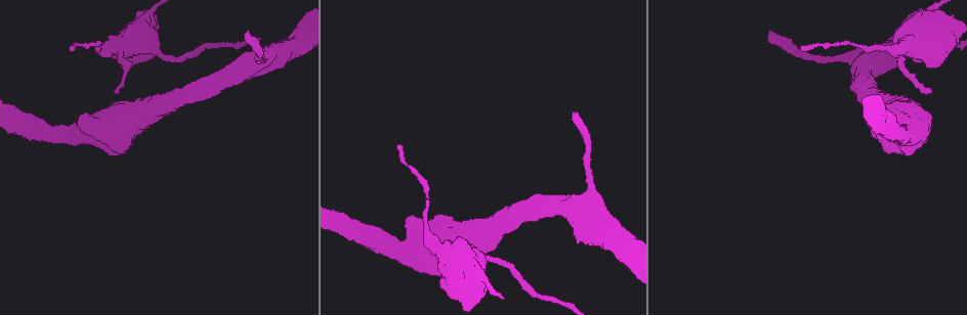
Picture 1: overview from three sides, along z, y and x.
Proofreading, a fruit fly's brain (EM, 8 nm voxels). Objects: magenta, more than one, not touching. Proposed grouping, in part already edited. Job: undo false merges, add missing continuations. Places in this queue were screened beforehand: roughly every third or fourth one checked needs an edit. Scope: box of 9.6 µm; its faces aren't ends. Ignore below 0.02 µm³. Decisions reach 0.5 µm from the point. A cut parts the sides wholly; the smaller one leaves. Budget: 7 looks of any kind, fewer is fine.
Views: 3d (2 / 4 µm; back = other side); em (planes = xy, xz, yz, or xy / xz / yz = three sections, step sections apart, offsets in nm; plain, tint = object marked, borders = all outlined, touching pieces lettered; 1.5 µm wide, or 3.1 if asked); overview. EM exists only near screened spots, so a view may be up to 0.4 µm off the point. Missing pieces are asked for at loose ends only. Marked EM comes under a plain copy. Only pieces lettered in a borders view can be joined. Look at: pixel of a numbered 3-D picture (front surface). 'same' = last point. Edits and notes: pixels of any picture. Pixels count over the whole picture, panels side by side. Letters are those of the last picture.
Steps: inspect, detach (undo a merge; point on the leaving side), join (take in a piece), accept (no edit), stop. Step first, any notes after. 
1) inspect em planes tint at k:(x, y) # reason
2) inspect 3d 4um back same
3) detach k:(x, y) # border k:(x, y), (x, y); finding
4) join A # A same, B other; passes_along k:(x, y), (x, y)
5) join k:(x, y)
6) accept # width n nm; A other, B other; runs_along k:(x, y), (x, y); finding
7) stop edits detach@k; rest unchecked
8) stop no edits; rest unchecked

inspect 3d 4um at 1:(150, 13) # calibre changes

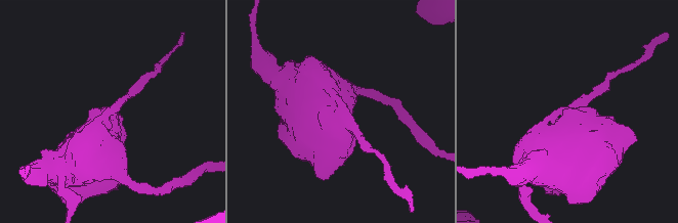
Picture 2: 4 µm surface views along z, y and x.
inspect em xz step 4 tint at 2:(341, 120)

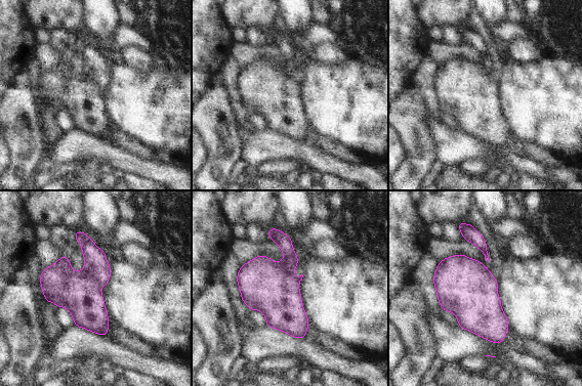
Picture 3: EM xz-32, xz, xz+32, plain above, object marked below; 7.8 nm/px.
inspect em xy step 8 borders same # cut it another way

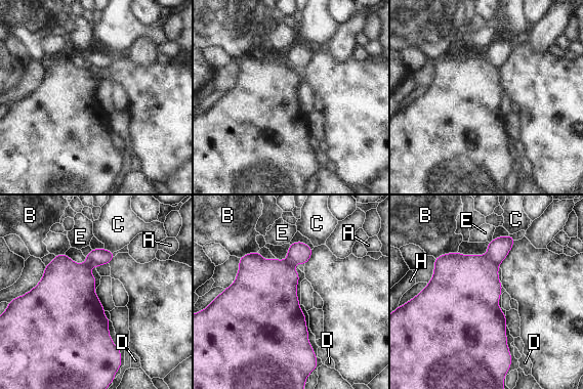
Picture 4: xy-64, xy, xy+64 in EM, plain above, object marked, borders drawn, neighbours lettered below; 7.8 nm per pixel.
detach 4:(498, 249) # A other, B other, C other, D other, E other, H other; border 4:(487, 256), (496, 265); two neurons meet here

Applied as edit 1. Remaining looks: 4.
inspect em xz step 4 tint at 1:(425, 216) # thick turns thin

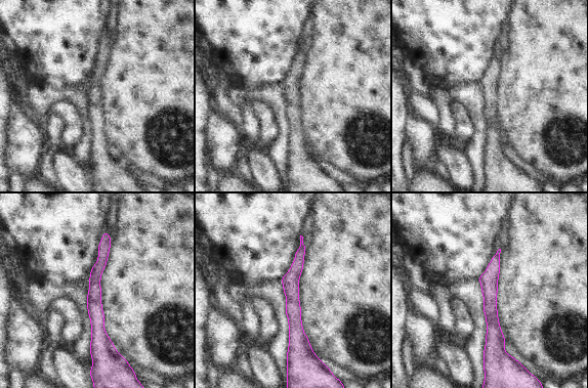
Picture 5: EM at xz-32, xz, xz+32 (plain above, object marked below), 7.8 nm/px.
inspect em planes tint same # cut it another way

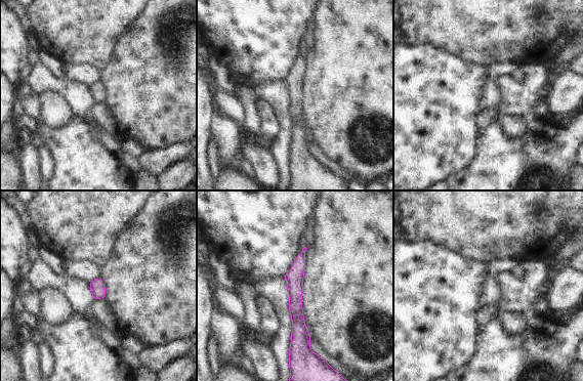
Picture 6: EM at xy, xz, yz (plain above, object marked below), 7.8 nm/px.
inspect em planes borders same

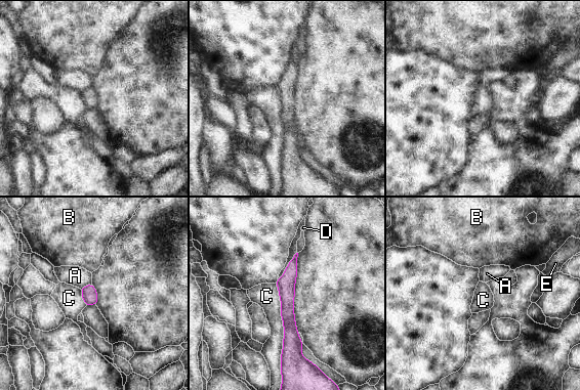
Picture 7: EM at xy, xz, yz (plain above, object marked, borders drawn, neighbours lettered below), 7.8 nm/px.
accept # A other, B other, C other, D other, E other; border 7:(275, 283), (283, 323), (281, 365); all the same neuron

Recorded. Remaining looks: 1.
stop edits detach@4; rest unchecked

